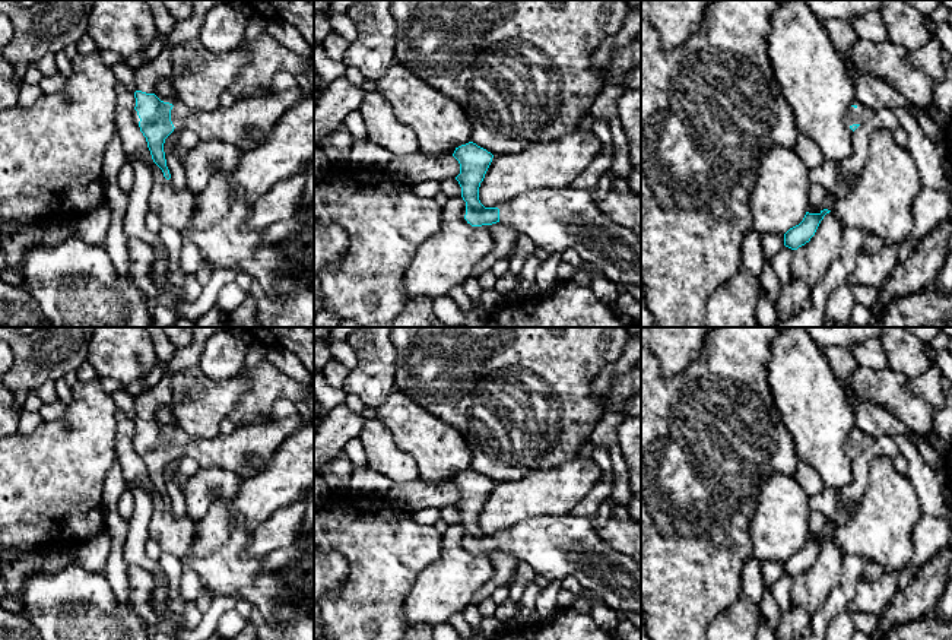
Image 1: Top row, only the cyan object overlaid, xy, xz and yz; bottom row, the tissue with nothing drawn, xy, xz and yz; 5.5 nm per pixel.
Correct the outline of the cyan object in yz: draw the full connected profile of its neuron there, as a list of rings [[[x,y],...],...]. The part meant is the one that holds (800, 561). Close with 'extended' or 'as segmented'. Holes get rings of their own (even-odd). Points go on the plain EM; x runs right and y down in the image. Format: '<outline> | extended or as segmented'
[[[824,536],[819,541],[806,539],[803,548],[799,552],[790,555],[784,561],[784,573],[791,576],[791,577],[797,577],[799,574],[809,570],[810,565],[815,563],[824,544],[829,539],[831,538],[828,538],[828,536]]] | as segmented

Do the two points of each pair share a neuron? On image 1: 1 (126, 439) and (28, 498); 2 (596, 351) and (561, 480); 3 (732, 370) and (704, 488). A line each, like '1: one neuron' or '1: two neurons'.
1: two neurons
2: two neurons
3: one neuron

